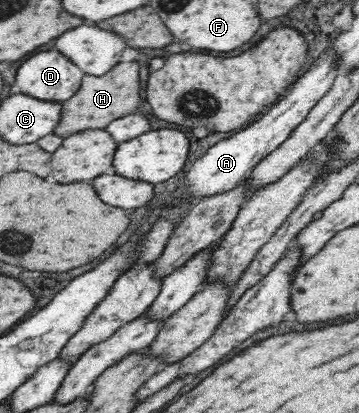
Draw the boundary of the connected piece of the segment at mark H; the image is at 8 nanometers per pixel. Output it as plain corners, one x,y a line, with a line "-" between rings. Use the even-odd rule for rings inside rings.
120,63
118,67
114,67
114,71
102,77
86,75
78,95
62,103
62,117
60,117
58,127
54,129
54,135
66,139
78,131
105,129
114,119
134,113
138,105
140,105
140,83
138,83
138,65
136,63

